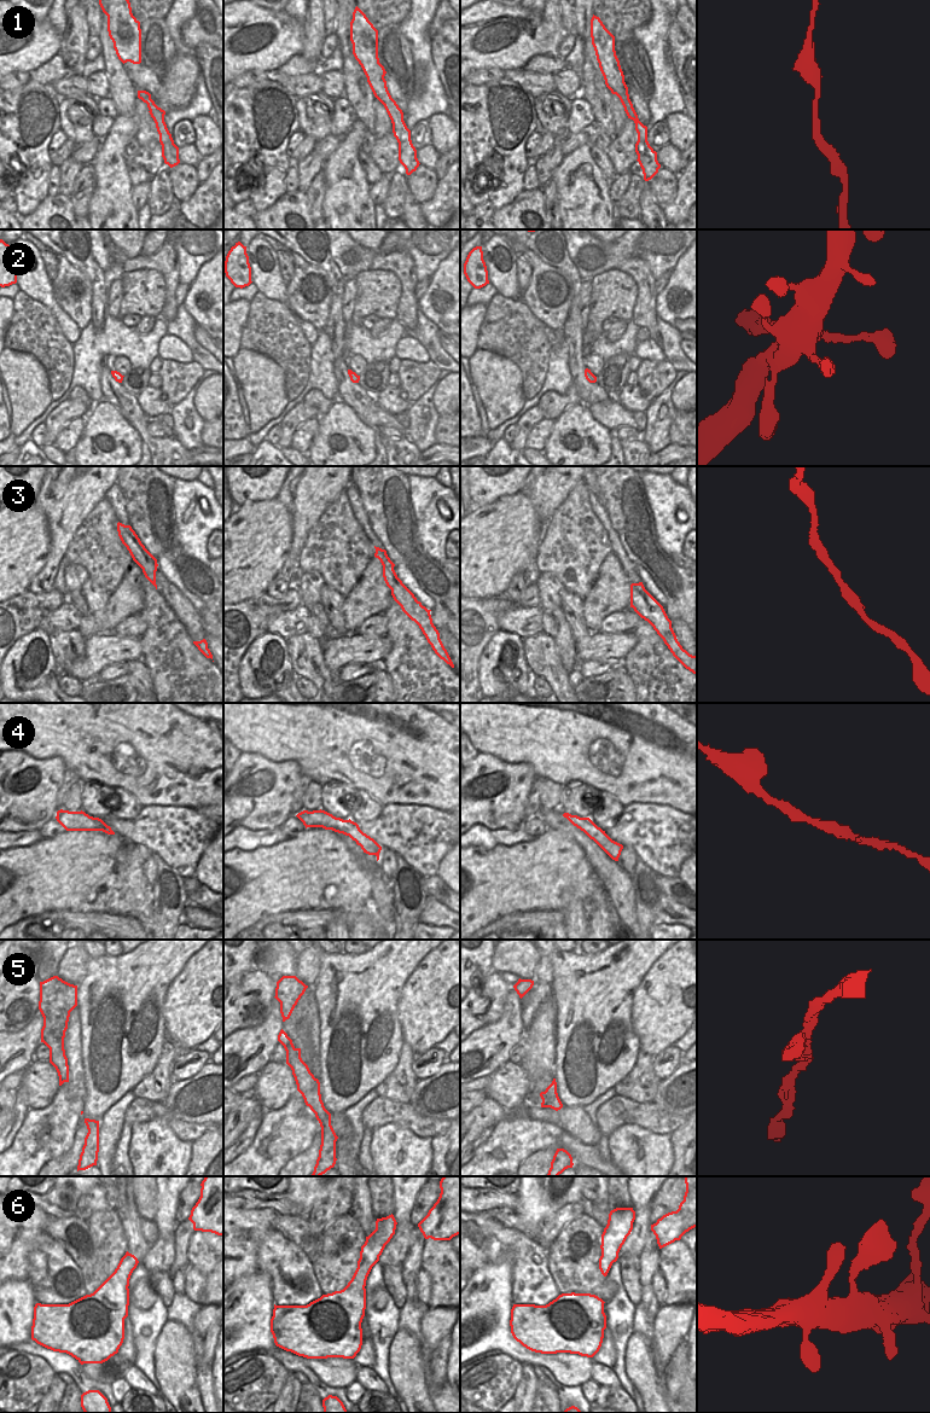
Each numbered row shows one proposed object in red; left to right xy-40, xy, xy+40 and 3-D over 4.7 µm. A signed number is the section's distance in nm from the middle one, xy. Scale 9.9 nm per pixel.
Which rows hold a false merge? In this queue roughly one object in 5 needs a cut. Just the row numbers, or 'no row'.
no row

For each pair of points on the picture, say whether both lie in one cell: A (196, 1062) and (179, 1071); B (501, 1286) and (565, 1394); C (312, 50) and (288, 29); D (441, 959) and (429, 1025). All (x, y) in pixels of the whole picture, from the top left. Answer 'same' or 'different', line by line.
A: same
B: different
C: different
D: same

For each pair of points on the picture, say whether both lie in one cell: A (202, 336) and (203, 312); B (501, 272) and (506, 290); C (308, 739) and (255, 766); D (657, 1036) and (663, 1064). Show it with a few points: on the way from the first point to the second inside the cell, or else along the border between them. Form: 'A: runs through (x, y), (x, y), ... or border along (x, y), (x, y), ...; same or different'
A: border along (197, 324), (210, 337); different
B: runs through (503, 277), (506, 285); same
C: border along (242, 751), (260, 754), (272, 761), (296, 762); different
D: border along (672, 1045), (654, 1057); different

